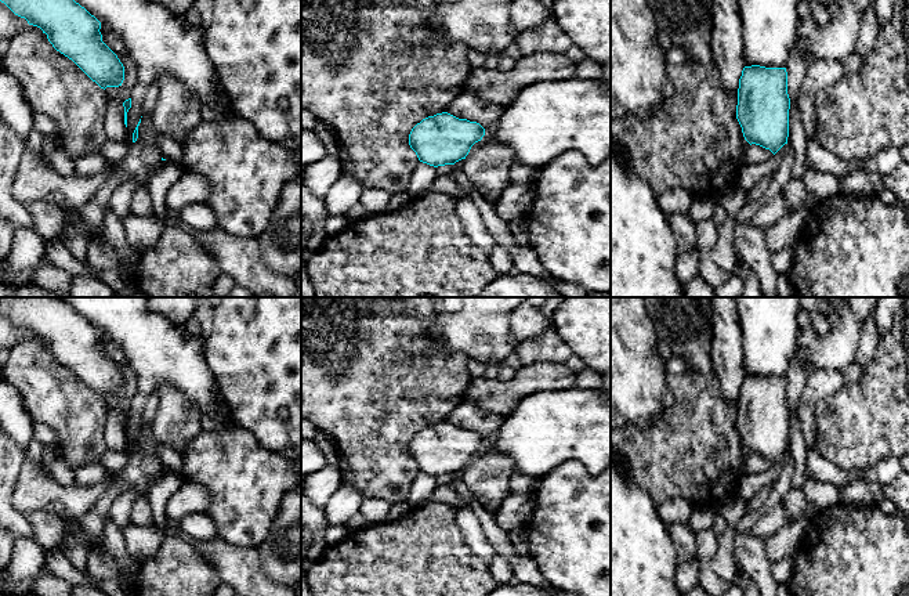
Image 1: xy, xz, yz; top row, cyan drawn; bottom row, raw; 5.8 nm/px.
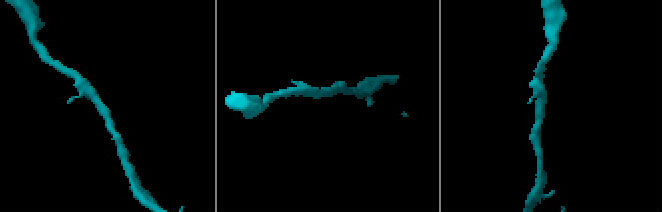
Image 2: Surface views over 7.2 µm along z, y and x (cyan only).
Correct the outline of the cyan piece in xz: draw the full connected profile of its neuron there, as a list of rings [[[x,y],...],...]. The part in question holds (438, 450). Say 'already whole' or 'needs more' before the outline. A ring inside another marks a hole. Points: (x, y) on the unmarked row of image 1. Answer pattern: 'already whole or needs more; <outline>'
already whole; [[[442,422],[417,433],[409,444],[409,455],[420,472],[438,477],[466,469],[484,445],[479,433]]]

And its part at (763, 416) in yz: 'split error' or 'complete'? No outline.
complete

